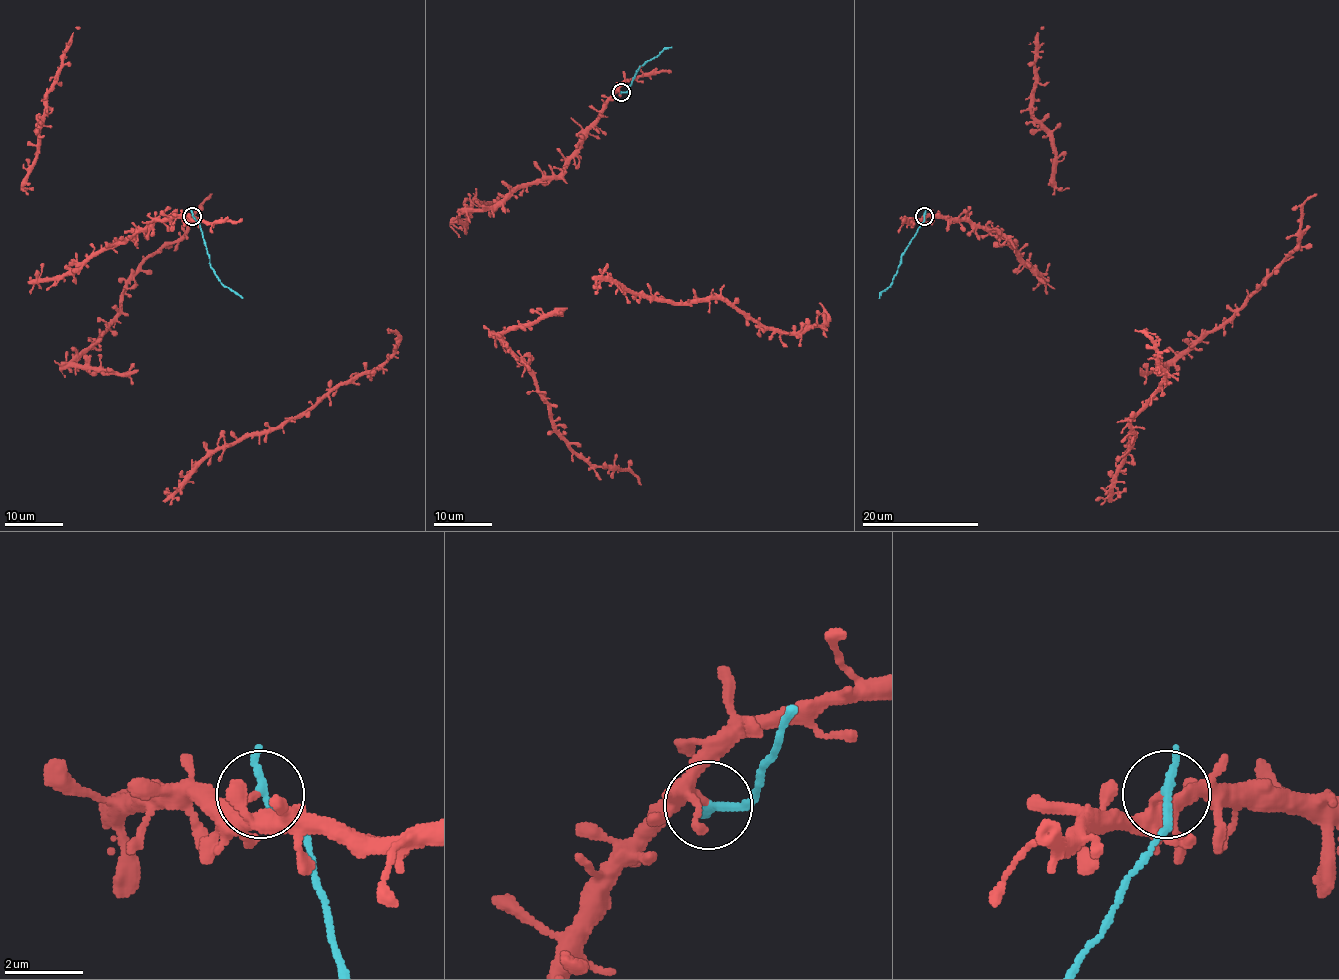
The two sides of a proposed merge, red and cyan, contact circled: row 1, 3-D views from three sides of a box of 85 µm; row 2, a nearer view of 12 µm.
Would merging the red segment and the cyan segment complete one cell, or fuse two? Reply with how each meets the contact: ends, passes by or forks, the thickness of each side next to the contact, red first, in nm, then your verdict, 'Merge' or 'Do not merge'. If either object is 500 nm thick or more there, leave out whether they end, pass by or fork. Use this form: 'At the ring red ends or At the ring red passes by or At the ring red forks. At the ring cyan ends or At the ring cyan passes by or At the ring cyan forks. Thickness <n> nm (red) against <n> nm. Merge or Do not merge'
At the ring red ends. At the ring cyan passes by. Thickness 180 nm (red) against 200 nm. Do not merge

